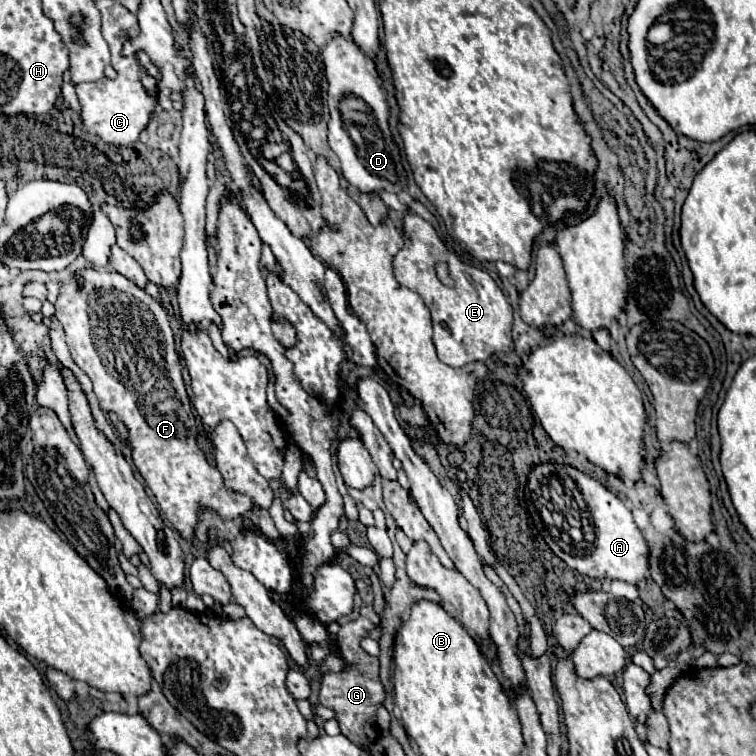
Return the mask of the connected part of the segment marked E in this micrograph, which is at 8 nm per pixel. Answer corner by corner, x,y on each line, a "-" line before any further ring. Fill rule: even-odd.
406,213
404,220
404,246
394,256
394,276
396,280
422,296
424,304
432,312
434,326
434,346
438,358
448,366
464,366
476,360
486,360
494,352
508,352
514,348
506,332
512,328
512,306
506,296
492,280
492,276
476,266
464,264
450,252
438,238
436,230
420,216
-
436,264
448,264
448,274
454,286
440,282
436,274

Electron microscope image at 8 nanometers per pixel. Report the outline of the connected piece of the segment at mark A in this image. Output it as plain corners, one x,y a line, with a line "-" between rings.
556,462
536,464
536,466
532,466
532,470
528,474
528,484
534,484
534,480
542,480
542,476
550,476
550,474
558,474
558,472
570,476
578,484
578,490
582,492
582,496
590,508
590,518
594,524
596,538
592,542
590,552
568,552
568,550
560,548
556,554
570,568
578,570
580,574
592,576
592,578
612,578
612,580
624,580
630,584
638,584
638,580
644,580
646,570
648,570
648,566
646,566
648,544
632,520
632,512
604,484
600,484
596,478
592,478
592,476
580,472
578,468
572,468
572,466
560,466

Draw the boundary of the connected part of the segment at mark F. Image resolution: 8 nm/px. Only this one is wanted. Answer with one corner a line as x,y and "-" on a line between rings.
82,270
72,282
62,284
60,298
54,306
56,318
64,326
66,344
74,362
90,376
100,408
104,412
114,412
130,430
134,466
142,474
146,486
152,490
158,502
158,510
182,534
182,538
188,542
192,540
192,528
196,524
196,512
200,506
216,510
222,518
236,518
248,512
254,506
252,500
244,494
230,492
224,486
220,472
210,466
198,450
196,416
186,394
180,358
174,348
174,338
164,308
144,288
138,288
132,280
114,270
112,274
104,270

